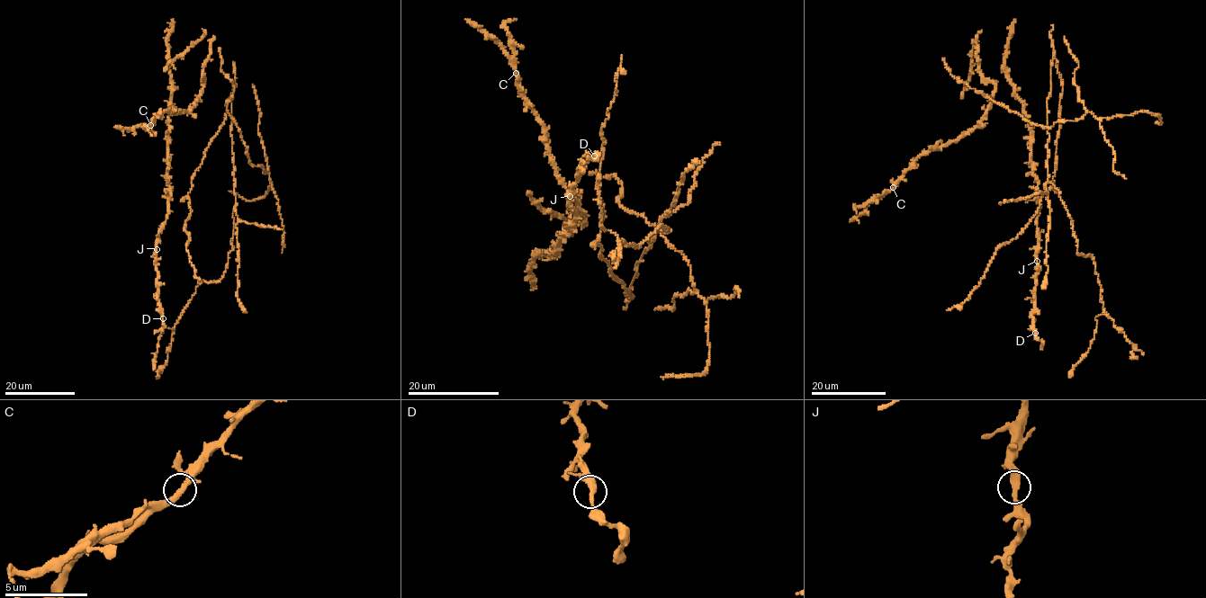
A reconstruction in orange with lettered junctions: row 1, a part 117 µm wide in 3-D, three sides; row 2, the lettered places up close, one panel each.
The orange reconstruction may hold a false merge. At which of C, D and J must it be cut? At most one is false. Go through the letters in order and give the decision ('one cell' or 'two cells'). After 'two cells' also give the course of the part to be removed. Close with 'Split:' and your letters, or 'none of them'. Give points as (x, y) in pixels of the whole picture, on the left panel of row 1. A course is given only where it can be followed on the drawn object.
C: one cell
D: one cell
J: one cell
Split: none of them

